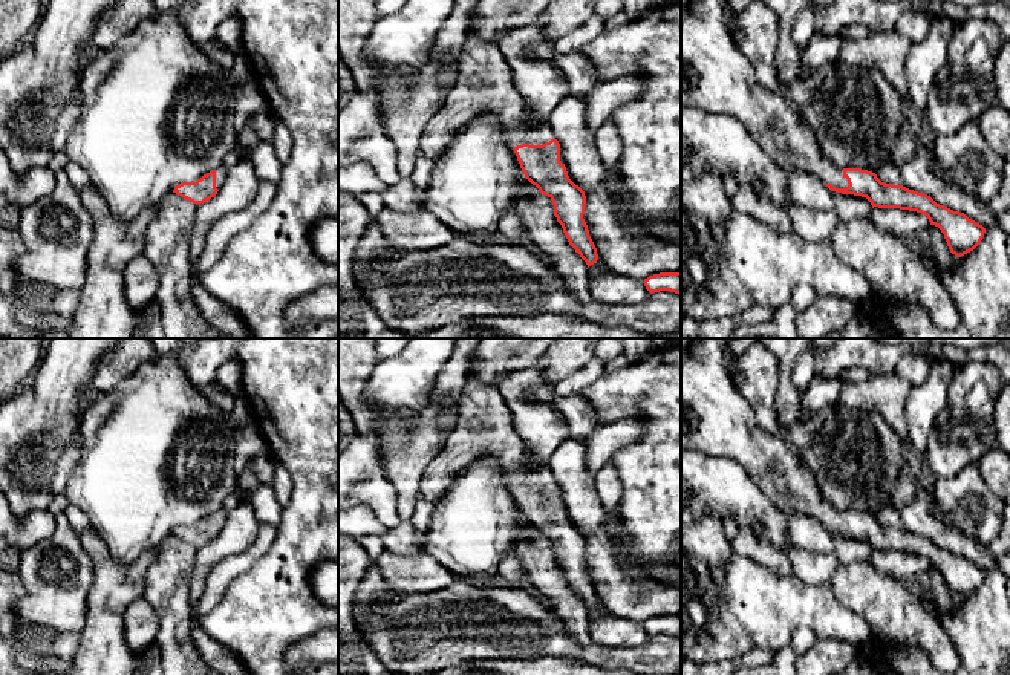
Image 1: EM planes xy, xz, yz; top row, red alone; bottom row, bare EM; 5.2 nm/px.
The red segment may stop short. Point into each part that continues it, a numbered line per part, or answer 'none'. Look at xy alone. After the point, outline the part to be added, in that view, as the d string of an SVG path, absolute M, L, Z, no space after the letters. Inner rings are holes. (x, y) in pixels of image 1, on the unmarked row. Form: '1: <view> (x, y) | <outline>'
1: xy (221, 515) | M222 508L216 511L216 531L220 533L225 525L226 511Z

